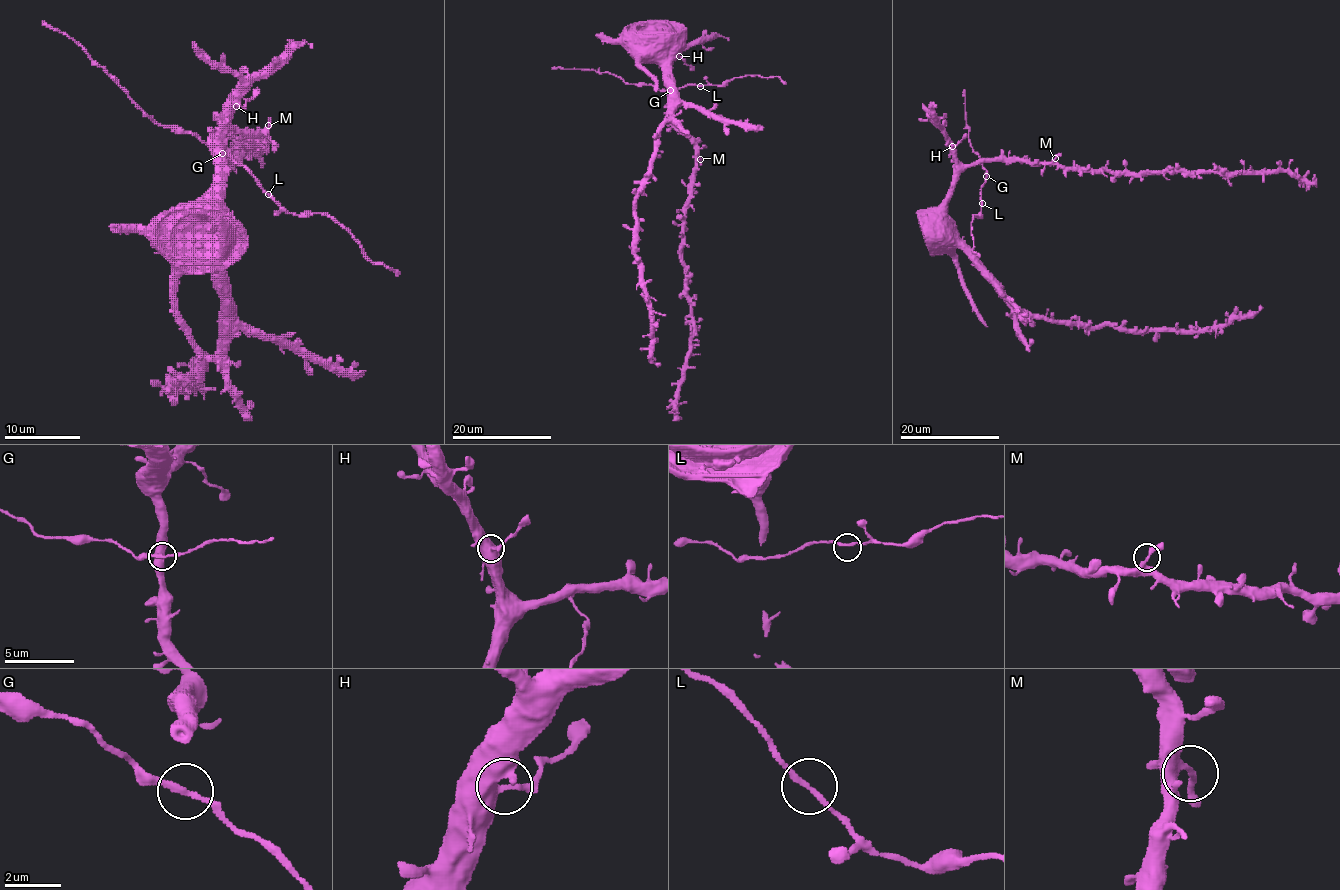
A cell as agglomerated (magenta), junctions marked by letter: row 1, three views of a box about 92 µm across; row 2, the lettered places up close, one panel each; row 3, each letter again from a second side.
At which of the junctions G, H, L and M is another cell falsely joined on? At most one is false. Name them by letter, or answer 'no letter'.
no letter

